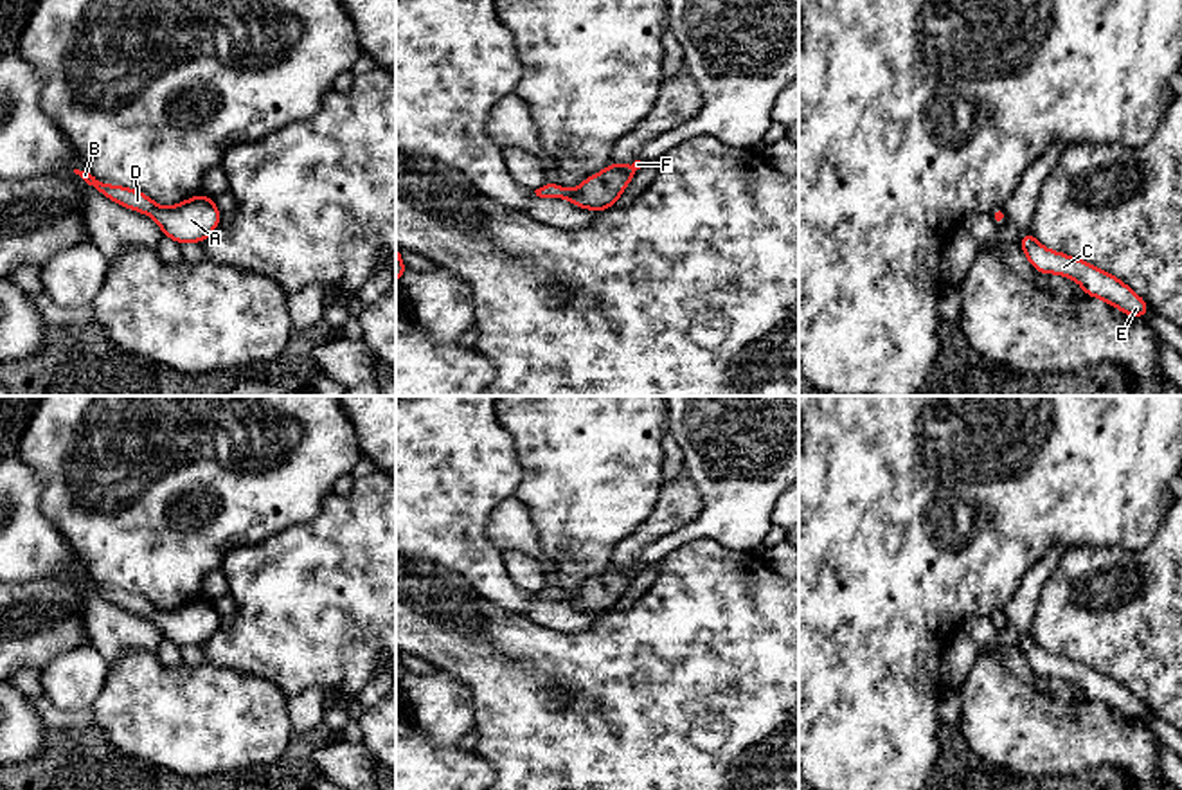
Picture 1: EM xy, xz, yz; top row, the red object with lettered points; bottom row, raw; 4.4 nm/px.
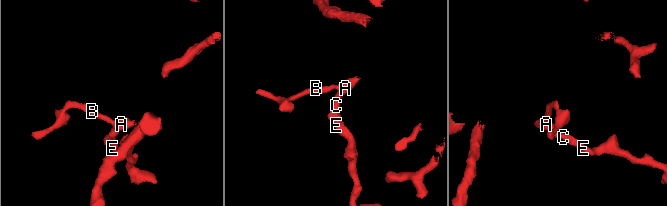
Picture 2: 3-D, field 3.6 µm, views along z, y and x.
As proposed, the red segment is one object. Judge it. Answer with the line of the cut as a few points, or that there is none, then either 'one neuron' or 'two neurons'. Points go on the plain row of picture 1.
cut none; one neuron

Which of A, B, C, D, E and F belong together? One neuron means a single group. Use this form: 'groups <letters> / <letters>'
groups A B C D E F

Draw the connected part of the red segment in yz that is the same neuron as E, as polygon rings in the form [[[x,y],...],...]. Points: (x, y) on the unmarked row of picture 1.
[[[1025,635],[1022,639],[1020,650],[1036,675],[1060,677],[1074,682],[1081,687],[1085,698],[1103,702],[1130,720],[1142,722],[1151,711],[1117,680],[1092,669],[1087,664],[1045,651],[1034,642],[1033,635]]]

